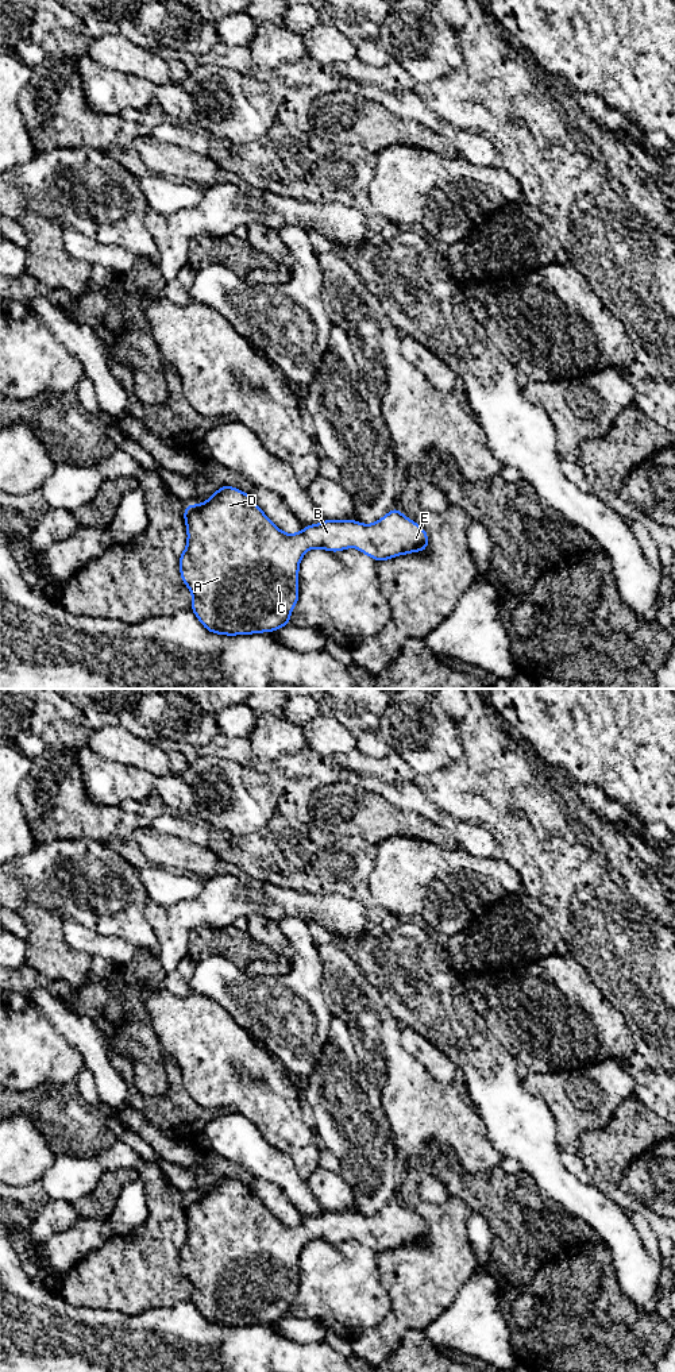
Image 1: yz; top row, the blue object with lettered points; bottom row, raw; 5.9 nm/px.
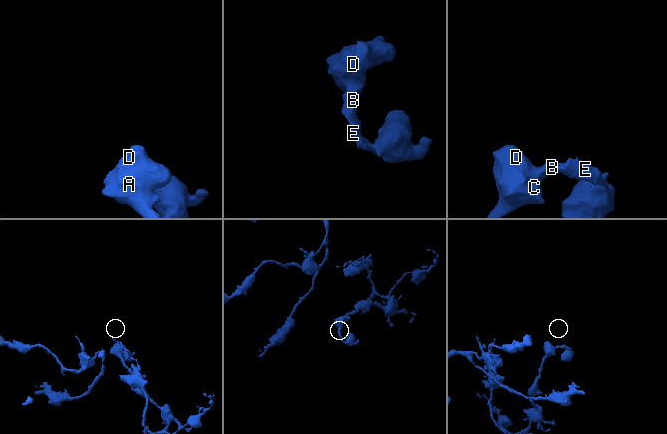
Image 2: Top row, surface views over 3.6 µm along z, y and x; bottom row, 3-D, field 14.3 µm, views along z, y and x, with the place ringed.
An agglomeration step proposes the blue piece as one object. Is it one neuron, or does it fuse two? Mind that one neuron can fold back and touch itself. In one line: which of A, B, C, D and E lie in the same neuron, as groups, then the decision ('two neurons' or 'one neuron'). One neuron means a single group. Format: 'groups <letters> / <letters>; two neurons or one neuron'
groups A B C D E; one neuron

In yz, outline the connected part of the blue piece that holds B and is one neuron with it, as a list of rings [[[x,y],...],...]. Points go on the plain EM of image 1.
[[[220,1178],[201,1196],[188,1195],[184,1207],[188,1237],[180,1246],[181,1268],[193,1286],[196,1309],[207,1322],[219,1326],[270,1325],[292,1315],[289,1306],[298,1292],[298,1256],[309,1240],[338,1244],[356,1238],[377,1253],[428,1240],[428,1225],[396,1198],[370,1217],[354,1211],[323,1211],[288,1226],[269,1211],[250,1186]]]

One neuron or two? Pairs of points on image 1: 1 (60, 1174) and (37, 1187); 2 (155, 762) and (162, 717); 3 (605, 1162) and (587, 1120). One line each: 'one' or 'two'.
1: two
2: two
3: two

